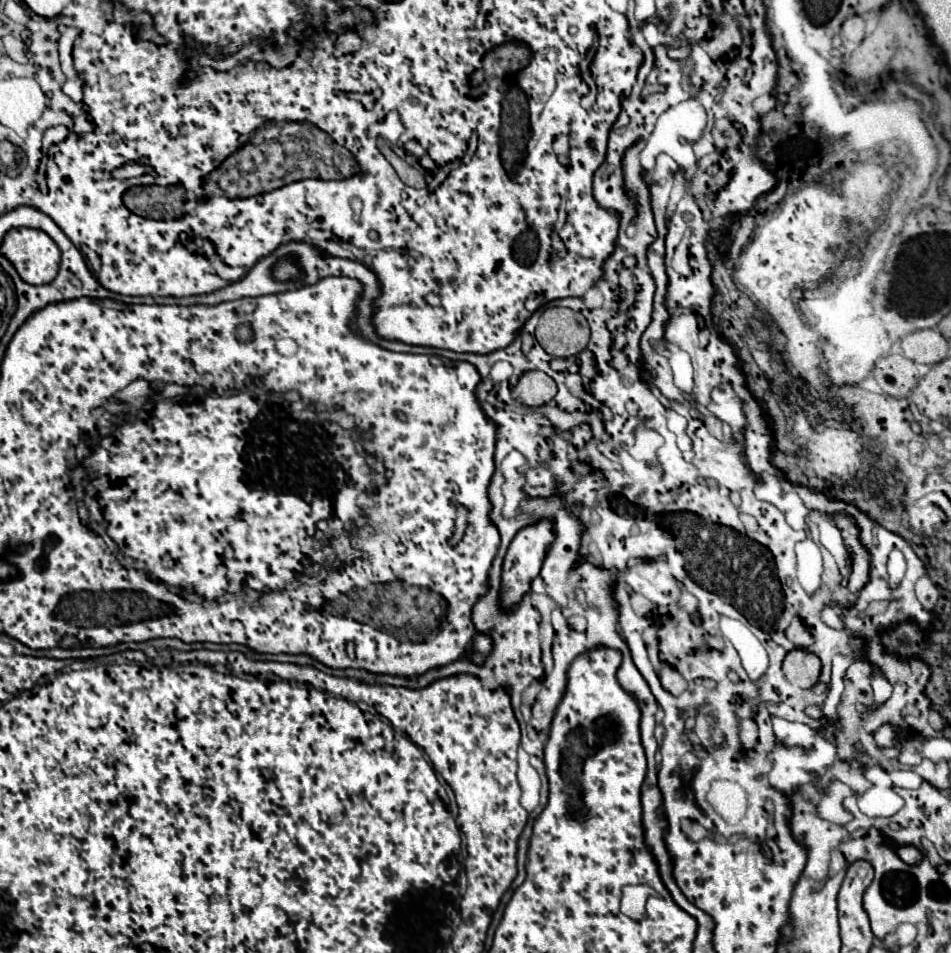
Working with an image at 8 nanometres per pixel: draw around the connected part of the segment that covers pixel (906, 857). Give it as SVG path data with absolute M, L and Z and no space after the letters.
M900 846L896 852L898 852L898 856L900 856L906 864L918 864L918 862L922 860L920 850L916 850L914 846Z

